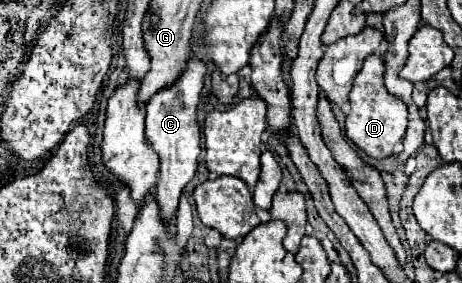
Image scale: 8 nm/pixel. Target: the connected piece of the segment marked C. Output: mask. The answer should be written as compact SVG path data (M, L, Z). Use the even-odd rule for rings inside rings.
M191 58L187 62L185 74L181 74L181 80L171 86L171 90L157 92L151 102L147 104L147 122L145 122L145 140L159 156L159 178L155 184L155 202L161 210L161 220L165 226L173 224L179 198L183 194L183 188L191 182L197 168L197 156L201 152L199 148L199 128L195 120L197 104L199 104L199 92L203 88L203 76L205 76L205 64L197 58Z

